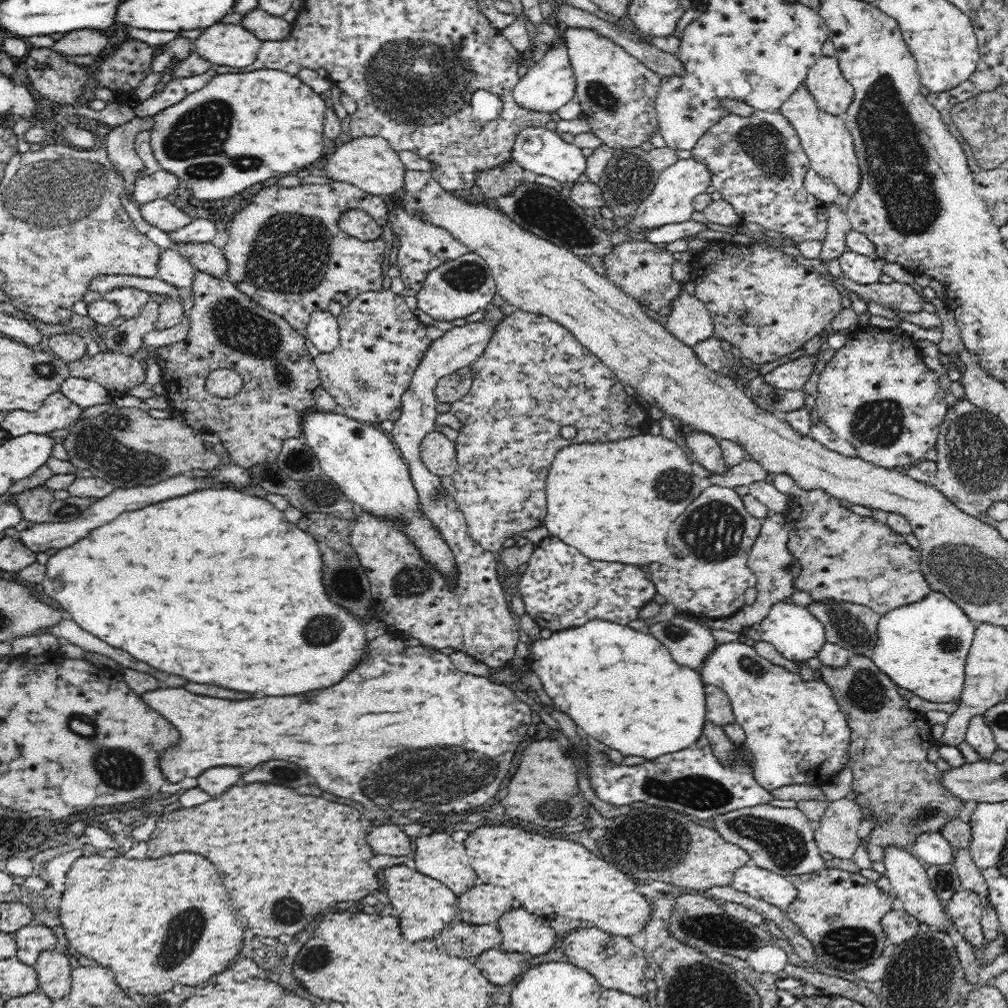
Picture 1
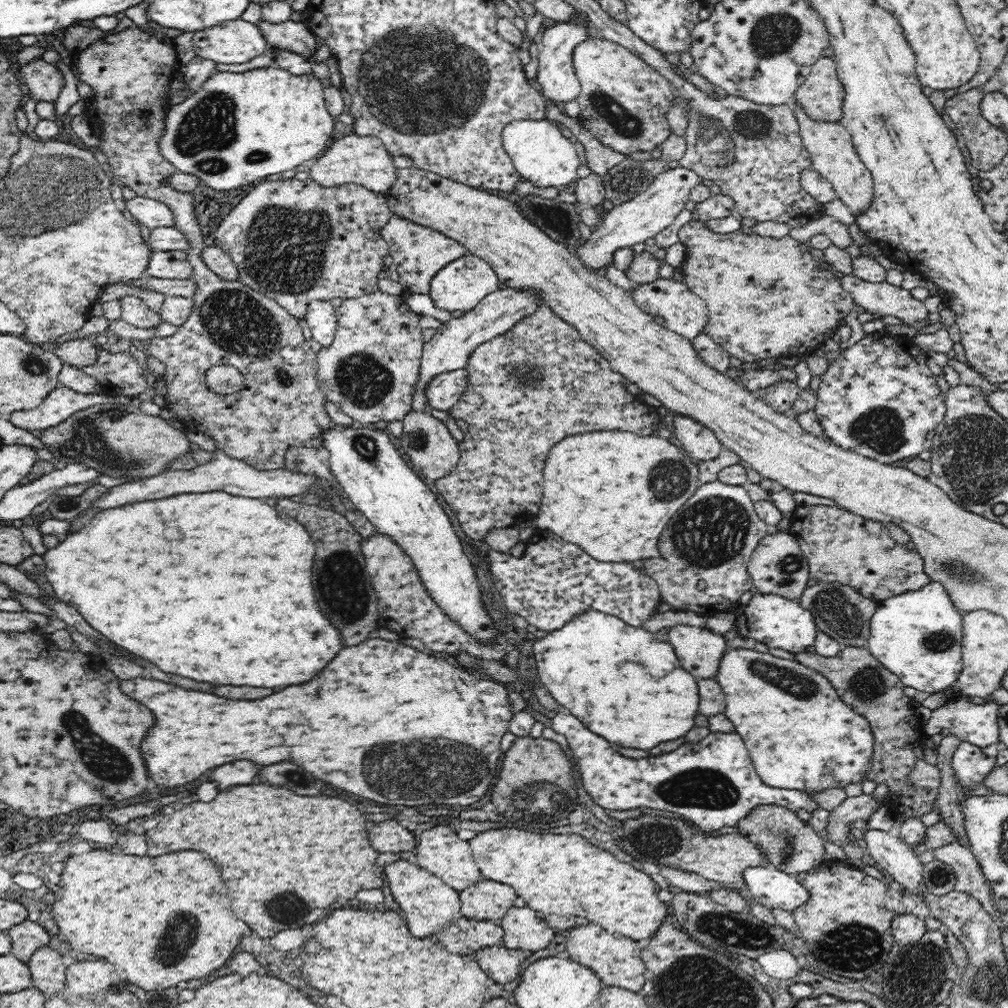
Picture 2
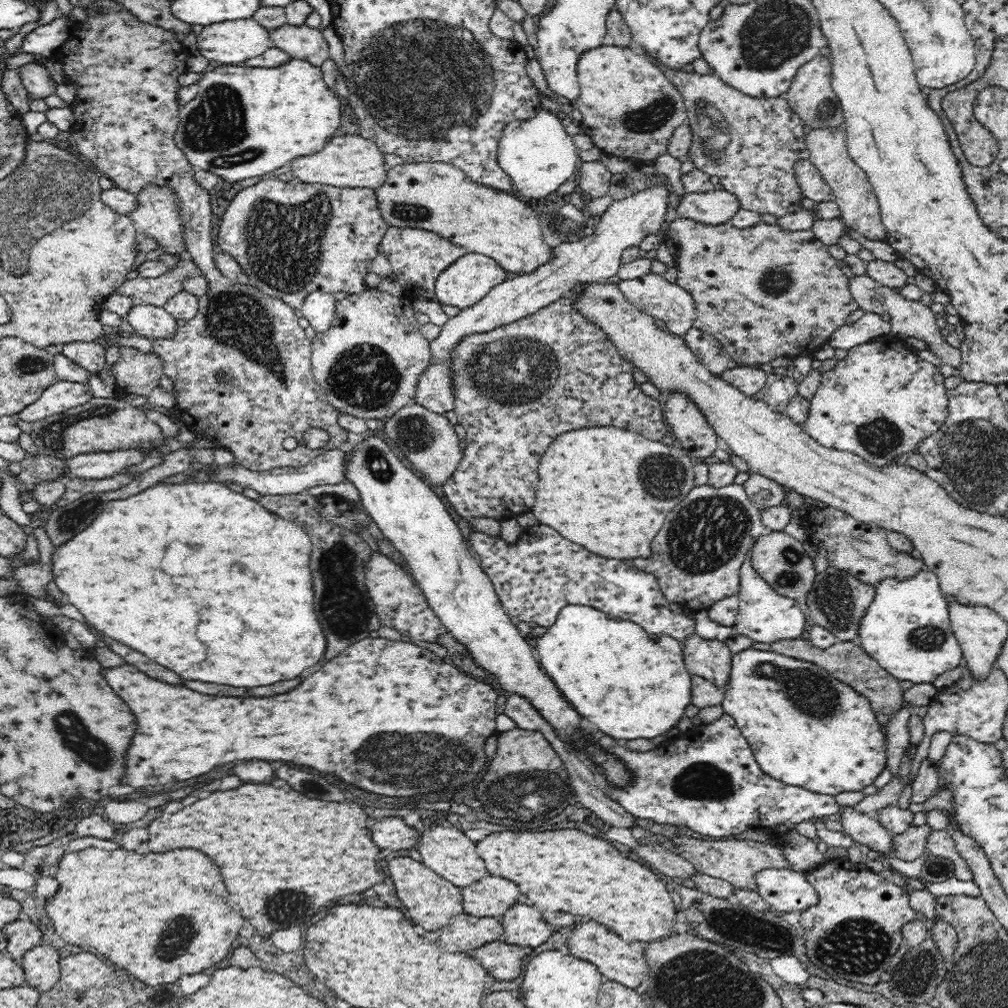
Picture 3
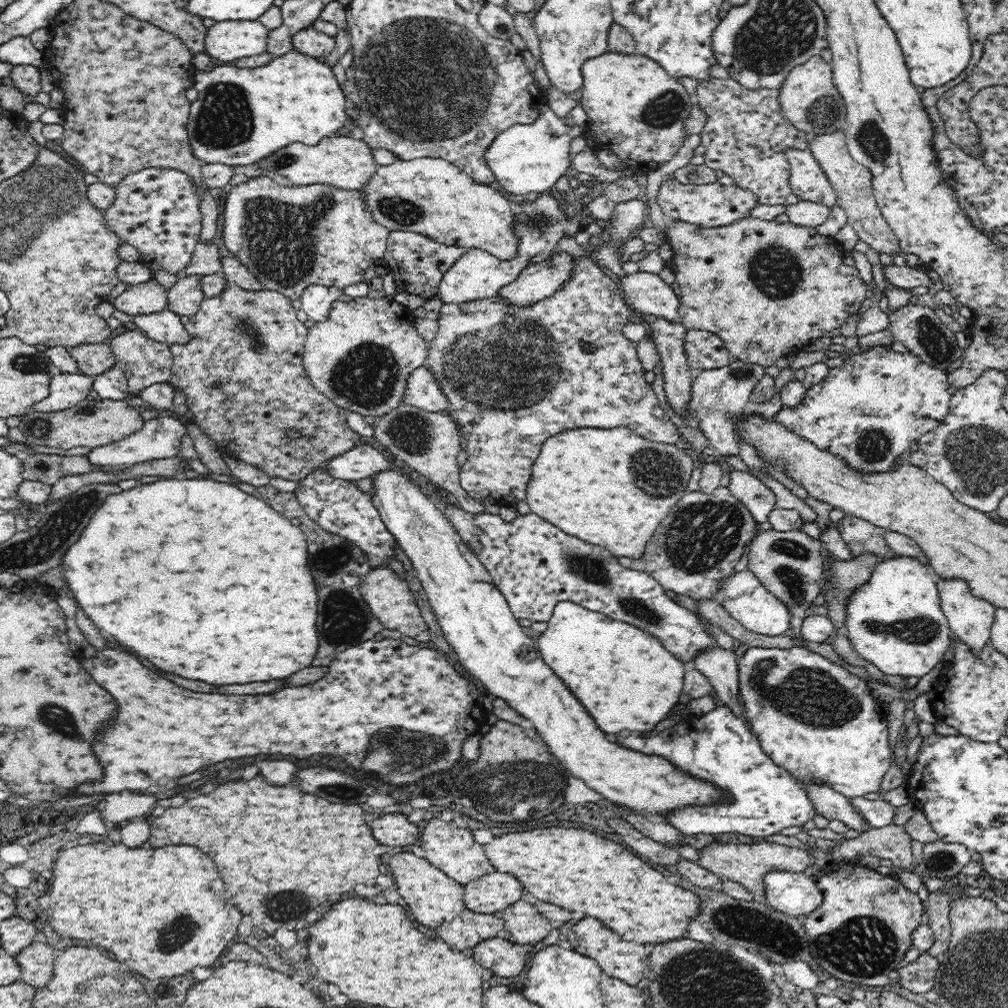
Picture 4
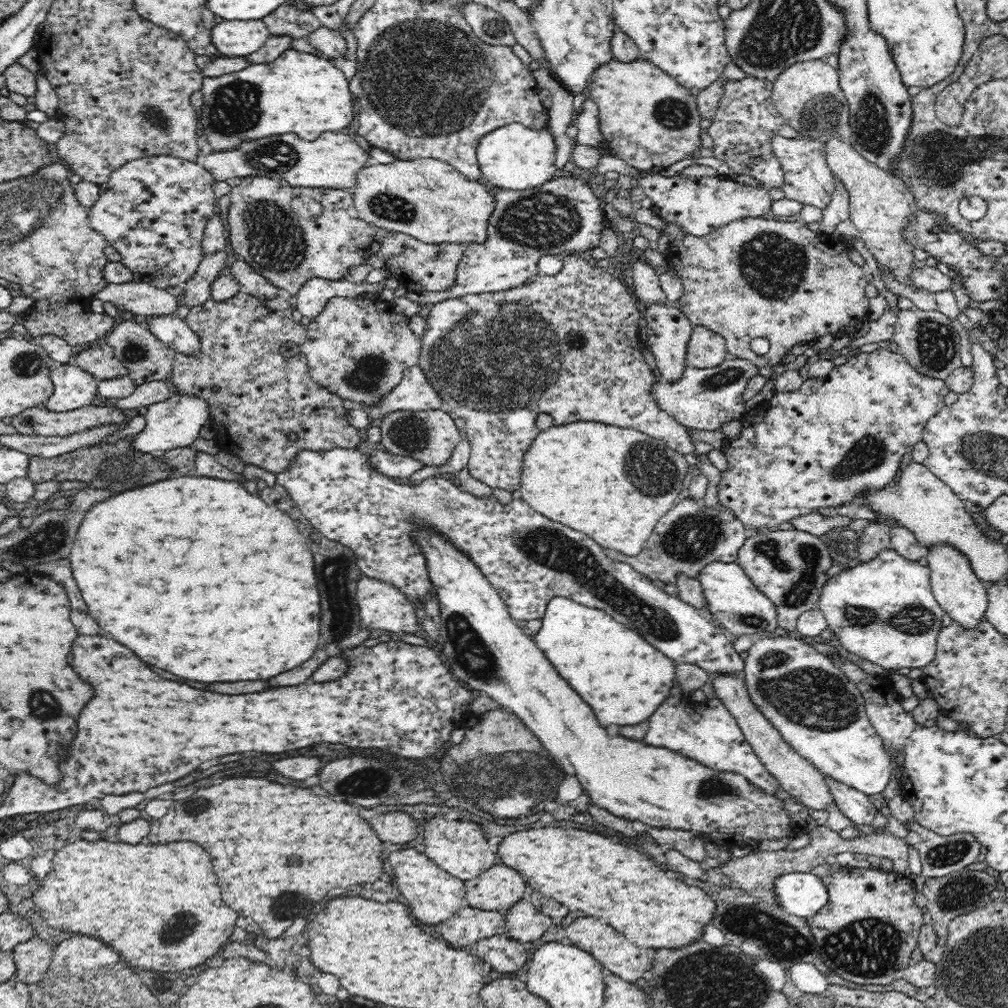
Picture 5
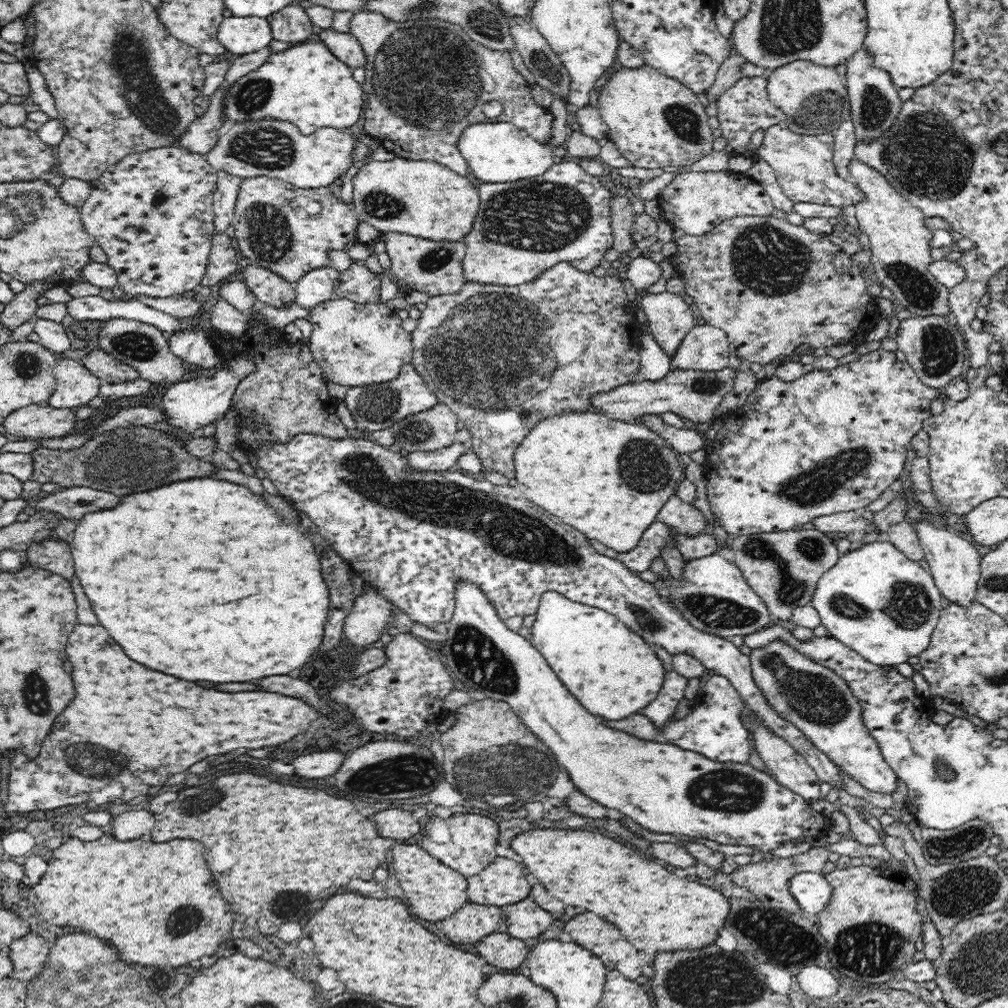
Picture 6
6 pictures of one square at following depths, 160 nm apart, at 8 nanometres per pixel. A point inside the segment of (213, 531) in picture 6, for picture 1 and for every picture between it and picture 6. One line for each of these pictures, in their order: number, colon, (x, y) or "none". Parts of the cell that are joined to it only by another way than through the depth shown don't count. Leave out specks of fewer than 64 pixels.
1: (217, 586)
2: (228, 599)
3: (197, 577)
4: (133, 570)
5: (155, 565)

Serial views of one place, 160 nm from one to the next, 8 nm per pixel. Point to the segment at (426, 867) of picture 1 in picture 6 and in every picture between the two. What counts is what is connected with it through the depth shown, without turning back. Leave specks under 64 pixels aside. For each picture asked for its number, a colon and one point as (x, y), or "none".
2: (441, 852)
3: (444, 849)
4: (452, 850)
5: (458, 847)
6: (466, 843)

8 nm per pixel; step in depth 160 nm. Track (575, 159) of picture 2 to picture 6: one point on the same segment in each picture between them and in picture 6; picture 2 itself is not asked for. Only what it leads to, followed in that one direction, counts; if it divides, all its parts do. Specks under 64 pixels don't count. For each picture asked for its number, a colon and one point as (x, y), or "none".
3: (538, 155)
4: (528, 157)
5: (514, 157)
6: (497, 152)

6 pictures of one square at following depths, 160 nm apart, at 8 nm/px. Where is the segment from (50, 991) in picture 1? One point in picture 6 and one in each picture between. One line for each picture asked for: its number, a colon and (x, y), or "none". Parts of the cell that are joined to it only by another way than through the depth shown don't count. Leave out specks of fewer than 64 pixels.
2: (47, 969)
3: (41, 964)
4: (36, 961)
5: (33, 957)
6: (28, 954)

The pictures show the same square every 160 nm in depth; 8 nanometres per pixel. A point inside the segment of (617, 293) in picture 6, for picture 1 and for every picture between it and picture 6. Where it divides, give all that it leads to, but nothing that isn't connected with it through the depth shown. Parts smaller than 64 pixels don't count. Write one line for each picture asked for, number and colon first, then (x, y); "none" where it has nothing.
1: (534, 377)
2: (541, 380)
3: (556, 355)
4: (494, 361)
5: (569, 343)

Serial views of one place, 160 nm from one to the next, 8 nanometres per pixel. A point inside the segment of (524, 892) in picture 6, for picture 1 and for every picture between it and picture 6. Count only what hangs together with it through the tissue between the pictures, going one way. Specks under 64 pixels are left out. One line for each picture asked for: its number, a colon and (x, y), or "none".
1: (485, 904)
2: (484, 901)
3: (492, 896)
4: (491, 894)
5: (497, 889)

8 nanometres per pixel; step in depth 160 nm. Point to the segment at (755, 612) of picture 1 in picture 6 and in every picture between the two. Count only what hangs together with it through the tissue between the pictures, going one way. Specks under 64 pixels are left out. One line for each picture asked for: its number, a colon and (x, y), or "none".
2: (777, 566)
3: (782, 561)
4: (789, 564)
5: (788, 565)
6: (783, 568)

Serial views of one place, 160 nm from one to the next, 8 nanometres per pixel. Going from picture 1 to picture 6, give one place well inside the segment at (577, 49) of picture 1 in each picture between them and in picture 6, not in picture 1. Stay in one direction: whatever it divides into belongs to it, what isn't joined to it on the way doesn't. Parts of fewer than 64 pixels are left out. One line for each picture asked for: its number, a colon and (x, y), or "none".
2: (623, 100)
3: (629, 108)
4: (636, 110)
5: (646, 117)
6: (655, 121)

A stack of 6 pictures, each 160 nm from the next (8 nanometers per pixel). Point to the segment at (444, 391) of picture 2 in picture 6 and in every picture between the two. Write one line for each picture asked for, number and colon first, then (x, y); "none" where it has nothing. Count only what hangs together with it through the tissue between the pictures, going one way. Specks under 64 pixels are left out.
3: (435, 390)
4: (424, 392)
5: (415, 392)
6: (374, 408)

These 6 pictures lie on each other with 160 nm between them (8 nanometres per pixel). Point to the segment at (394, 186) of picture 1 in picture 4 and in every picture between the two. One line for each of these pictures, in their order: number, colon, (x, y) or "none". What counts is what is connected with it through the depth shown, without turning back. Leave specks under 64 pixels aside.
2: (365, 161)
3: (350, 160)
4: (348, 163)

